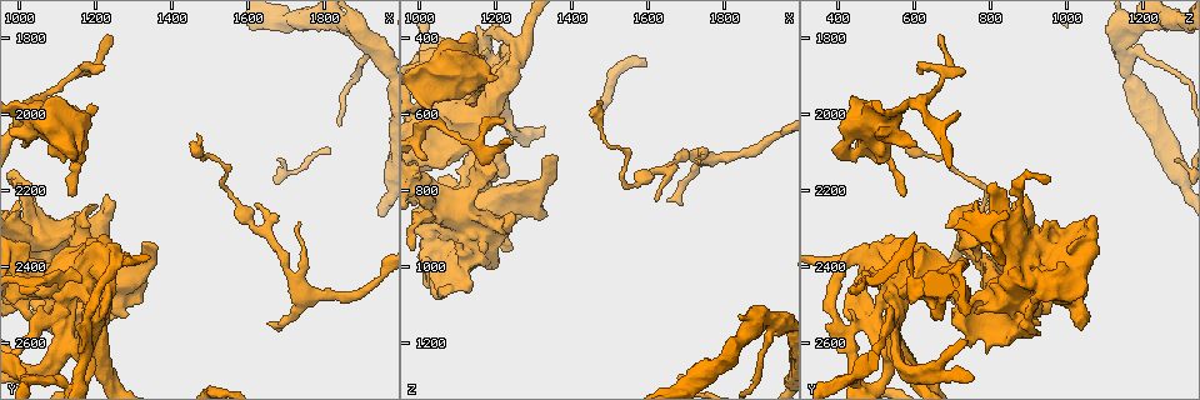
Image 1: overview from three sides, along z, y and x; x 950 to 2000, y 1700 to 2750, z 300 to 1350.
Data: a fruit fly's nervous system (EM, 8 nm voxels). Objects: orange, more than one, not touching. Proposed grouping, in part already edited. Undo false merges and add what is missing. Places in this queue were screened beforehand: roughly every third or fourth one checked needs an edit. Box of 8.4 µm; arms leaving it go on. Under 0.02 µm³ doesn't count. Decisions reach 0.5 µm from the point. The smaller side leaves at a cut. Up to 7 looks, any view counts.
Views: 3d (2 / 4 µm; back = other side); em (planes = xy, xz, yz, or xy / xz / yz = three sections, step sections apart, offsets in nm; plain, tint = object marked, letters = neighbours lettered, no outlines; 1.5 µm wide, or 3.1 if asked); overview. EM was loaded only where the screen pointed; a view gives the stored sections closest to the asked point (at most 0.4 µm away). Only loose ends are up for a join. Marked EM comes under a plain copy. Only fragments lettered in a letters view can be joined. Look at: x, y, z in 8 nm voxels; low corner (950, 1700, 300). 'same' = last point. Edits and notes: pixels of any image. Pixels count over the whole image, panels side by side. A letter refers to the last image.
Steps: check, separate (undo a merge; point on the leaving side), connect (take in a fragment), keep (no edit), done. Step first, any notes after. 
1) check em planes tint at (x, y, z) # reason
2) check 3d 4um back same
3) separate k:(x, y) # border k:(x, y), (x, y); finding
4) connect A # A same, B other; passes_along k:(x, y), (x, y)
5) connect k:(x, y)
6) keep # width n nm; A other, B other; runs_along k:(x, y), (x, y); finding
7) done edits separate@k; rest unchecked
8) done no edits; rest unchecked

check em planes letters at (1475, 2060, 570) # an open end

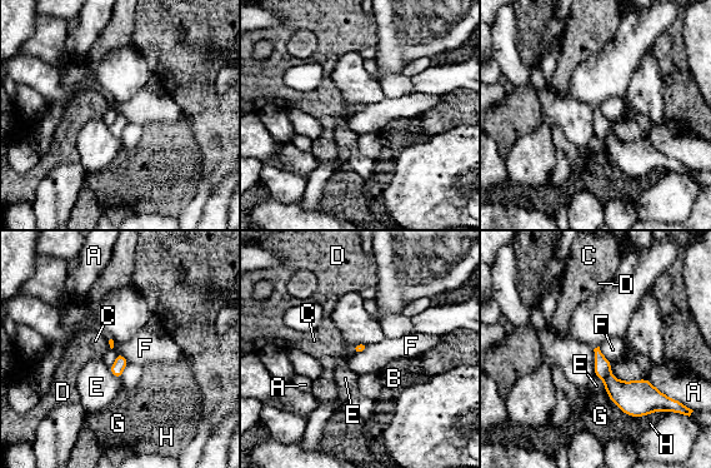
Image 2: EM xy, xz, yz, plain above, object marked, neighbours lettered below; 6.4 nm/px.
keep # A other, B other, C other, D other, E other, F other, G other, H other; border 2:(599, 347), (609, 362); none of them fits

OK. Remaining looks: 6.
check 3d 4um at (1035, 1975, 610) # branch point

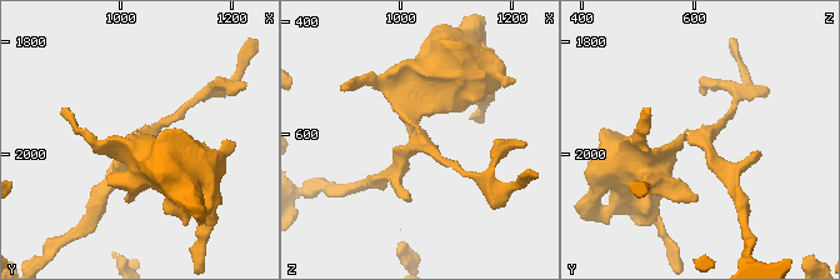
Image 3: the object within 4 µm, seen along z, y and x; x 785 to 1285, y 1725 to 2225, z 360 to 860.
check em xz step 8 tint at (1035, 1970, 615) # arms 3

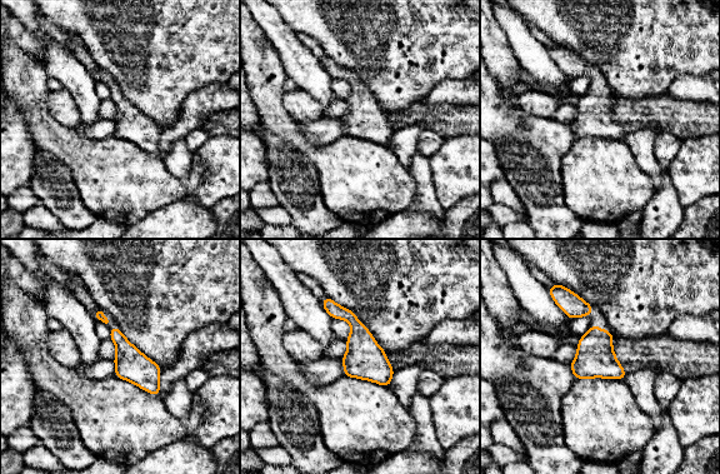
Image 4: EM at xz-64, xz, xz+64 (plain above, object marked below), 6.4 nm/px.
check em planes letters same # another direction

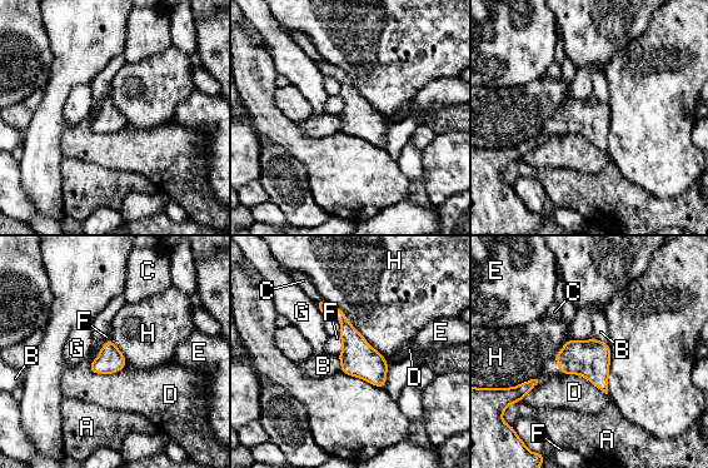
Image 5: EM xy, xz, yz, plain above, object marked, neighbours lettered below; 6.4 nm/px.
keep # A other, B other, C other, D other, E other, F other, G other, H other; border 5:(338, 335), (342, 350), (337, 356); continuous, no second neuron

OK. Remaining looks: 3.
check em xy step 8 letters at (1195, 2340, 720) # free end

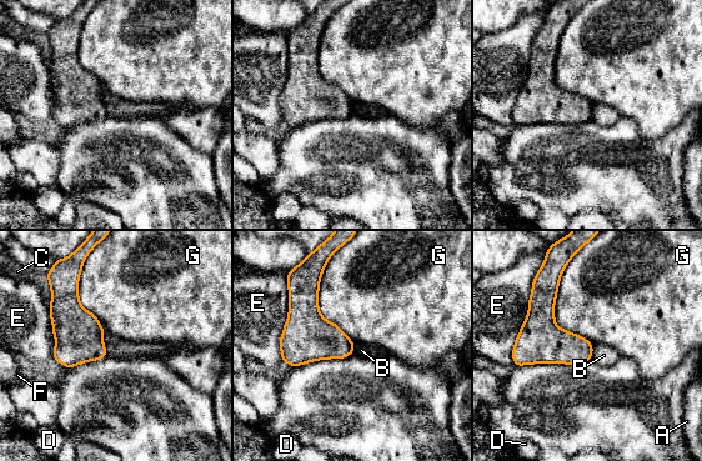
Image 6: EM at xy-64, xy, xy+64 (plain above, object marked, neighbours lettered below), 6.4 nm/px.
keep # width 190 nm; A other, B other, C other, D other, E other, F other, G other; border 6:(104, 331), (103, 340), (108, 355); none of them fits

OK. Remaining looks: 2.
done no edits; rest unchecked

